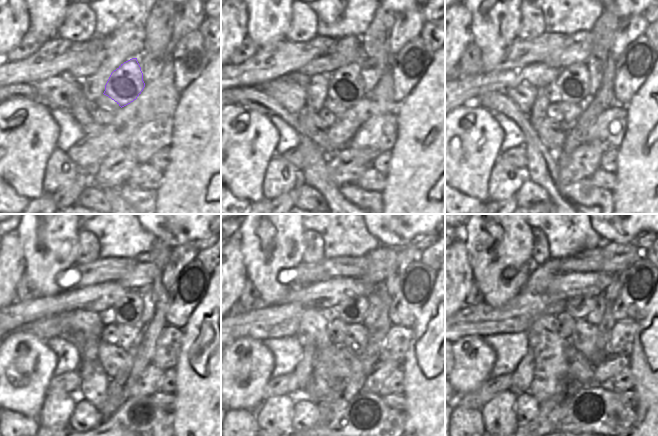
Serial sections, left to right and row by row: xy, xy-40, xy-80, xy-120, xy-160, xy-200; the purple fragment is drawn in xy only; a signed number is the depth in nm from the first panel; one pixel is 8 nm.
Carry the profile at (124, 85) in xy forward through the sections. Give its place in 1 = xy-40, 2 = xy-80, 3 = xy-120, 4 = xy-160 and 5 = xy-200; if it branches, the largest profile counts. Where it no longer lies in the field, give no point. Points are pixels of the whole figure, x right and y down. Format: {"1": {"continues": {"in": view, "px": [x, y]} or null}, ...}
{"1": {"continues": {"in": "xy-40", "px": [346, 85]}}, "2": {"continues": {"in": "xy-80", "px": [573, 84]}}, "3": {"continues": {"in": "xy-120", "px": [128, 311]}}, "4": {"continues": {"in": "xy-160", "px": [352, 310]}}, "5": {"continues": {"in": "xy-200", "px": [579, 308]}}}

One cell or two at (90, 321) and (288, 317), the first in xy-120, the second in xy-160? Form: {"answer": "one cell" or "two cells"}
{"answer": "two cells"}

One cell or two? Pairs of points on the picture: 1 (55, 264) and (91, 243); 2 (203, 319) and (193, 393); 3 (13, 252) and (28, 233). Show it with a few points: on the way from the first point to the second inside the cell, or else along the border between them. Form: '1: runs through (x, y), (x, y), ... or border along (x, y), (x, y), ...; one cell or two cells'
1: border along (80, 227), (79, 252), (76, 263); two cells
2: runs through (206, 337), (207, 375); one cell
3: border along (15, 231), (20, 241), (25, 265); two cells

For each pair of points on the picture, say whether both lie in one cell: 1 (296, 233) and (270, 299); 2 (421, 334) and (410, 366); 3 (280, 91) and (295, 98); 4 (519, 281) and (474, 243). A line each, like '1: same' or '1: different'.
1: same
2: same
3: same
4: same

